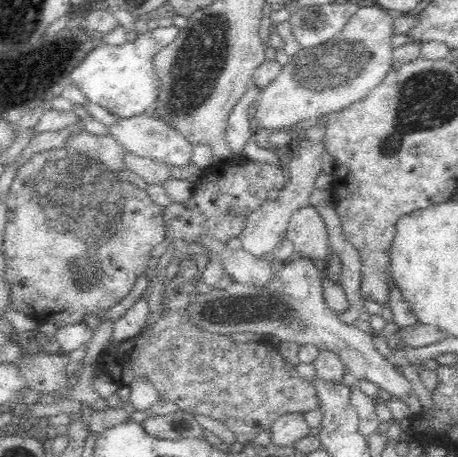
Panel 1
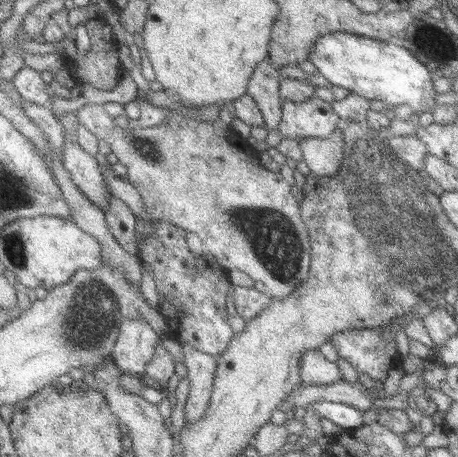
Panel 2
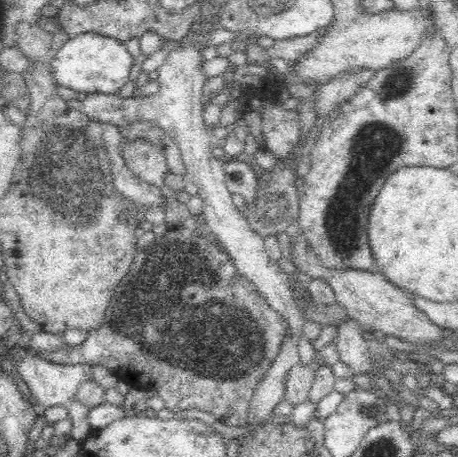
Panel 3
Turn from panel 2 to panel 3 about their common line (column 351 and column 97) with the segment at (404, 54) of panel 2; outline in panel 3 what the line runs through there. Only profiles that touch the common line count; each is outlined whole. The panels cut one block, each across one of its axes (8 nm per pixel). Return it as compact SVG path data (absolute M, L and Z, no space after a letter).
M88 32L70 38L58 52L52 54L52 74L58 86L72 88L84 94L116 94L130 82L134 56L118 40Z

